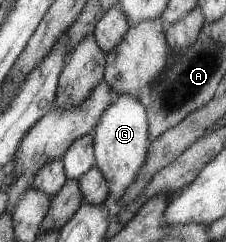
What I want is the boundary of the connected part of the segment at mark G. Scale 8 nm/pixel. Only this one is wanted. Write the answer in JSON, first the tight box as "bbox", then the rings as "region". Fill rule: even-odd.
{"bbox":[93,93,149,202],"region":[[[122,93],[116,102],[102,114],[96,129],[93,131],[96,165],[109,180],[111,196],[116,202],[124,192],[137,180],[149,154],[149,115],[147,108],[133,95]]]}

